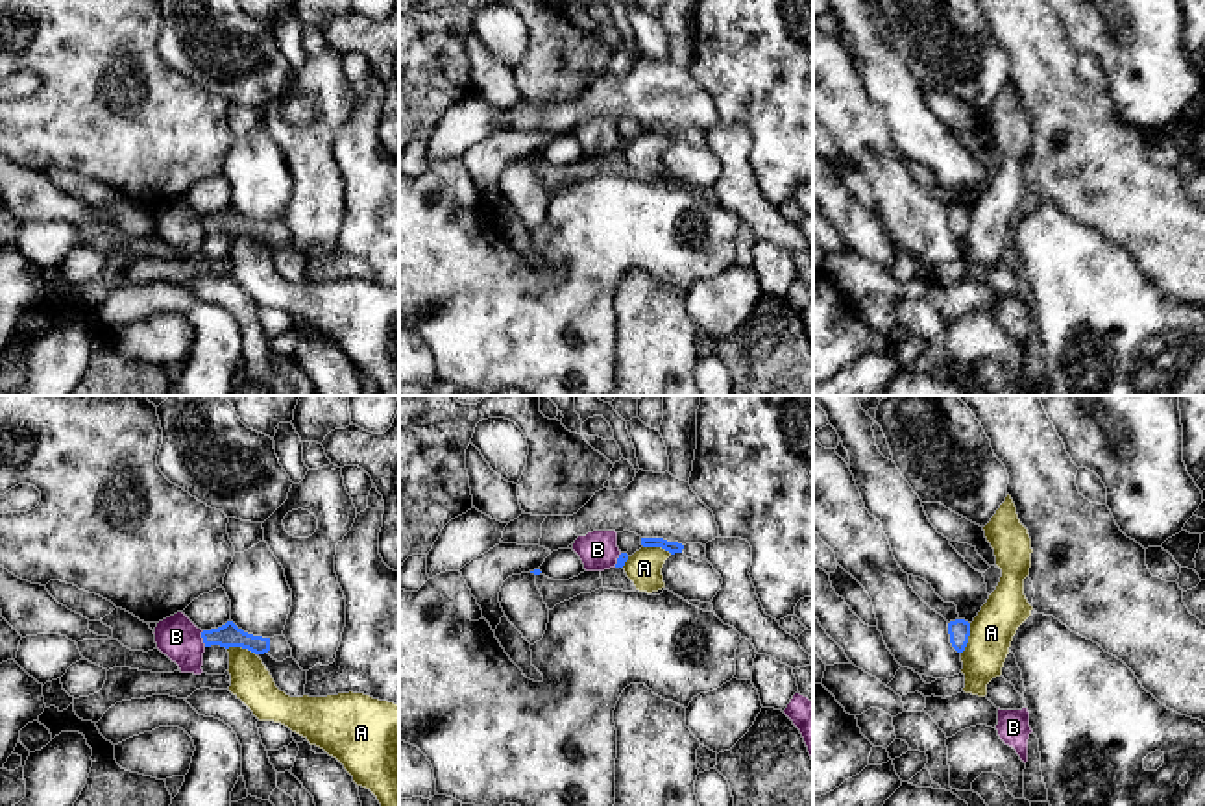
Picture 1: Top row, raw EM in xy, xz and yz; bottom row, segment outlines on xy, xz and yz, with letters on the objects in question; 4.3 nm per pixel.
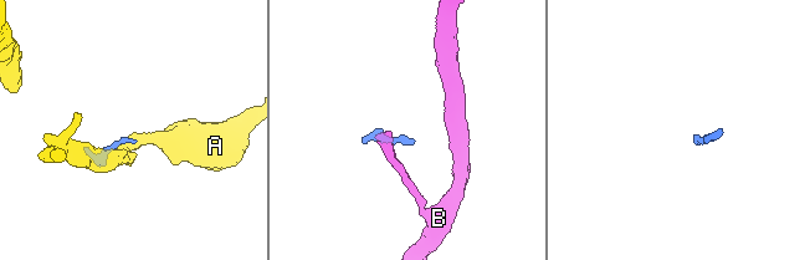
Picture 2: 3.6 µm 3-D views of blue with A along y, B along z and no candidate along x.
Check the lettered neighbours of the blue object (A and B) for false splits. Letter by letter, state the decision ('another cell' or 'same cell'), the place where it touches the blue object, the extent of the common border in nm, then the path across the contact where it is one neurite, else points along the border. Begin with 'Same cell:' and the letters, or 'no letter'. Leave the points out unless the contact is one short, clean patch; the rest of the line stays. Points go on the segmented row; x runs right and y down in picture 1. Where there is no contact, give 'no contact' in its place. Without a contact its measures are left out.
Same cell: no letter
A: another cell; contact yz (967, 638); length 140 nm; border yz (971, 623), (971, 635), (961, 653)
B: another cell; contact xy (202, 636); length 70 nm; border xy (202, 631), (206, 646)

